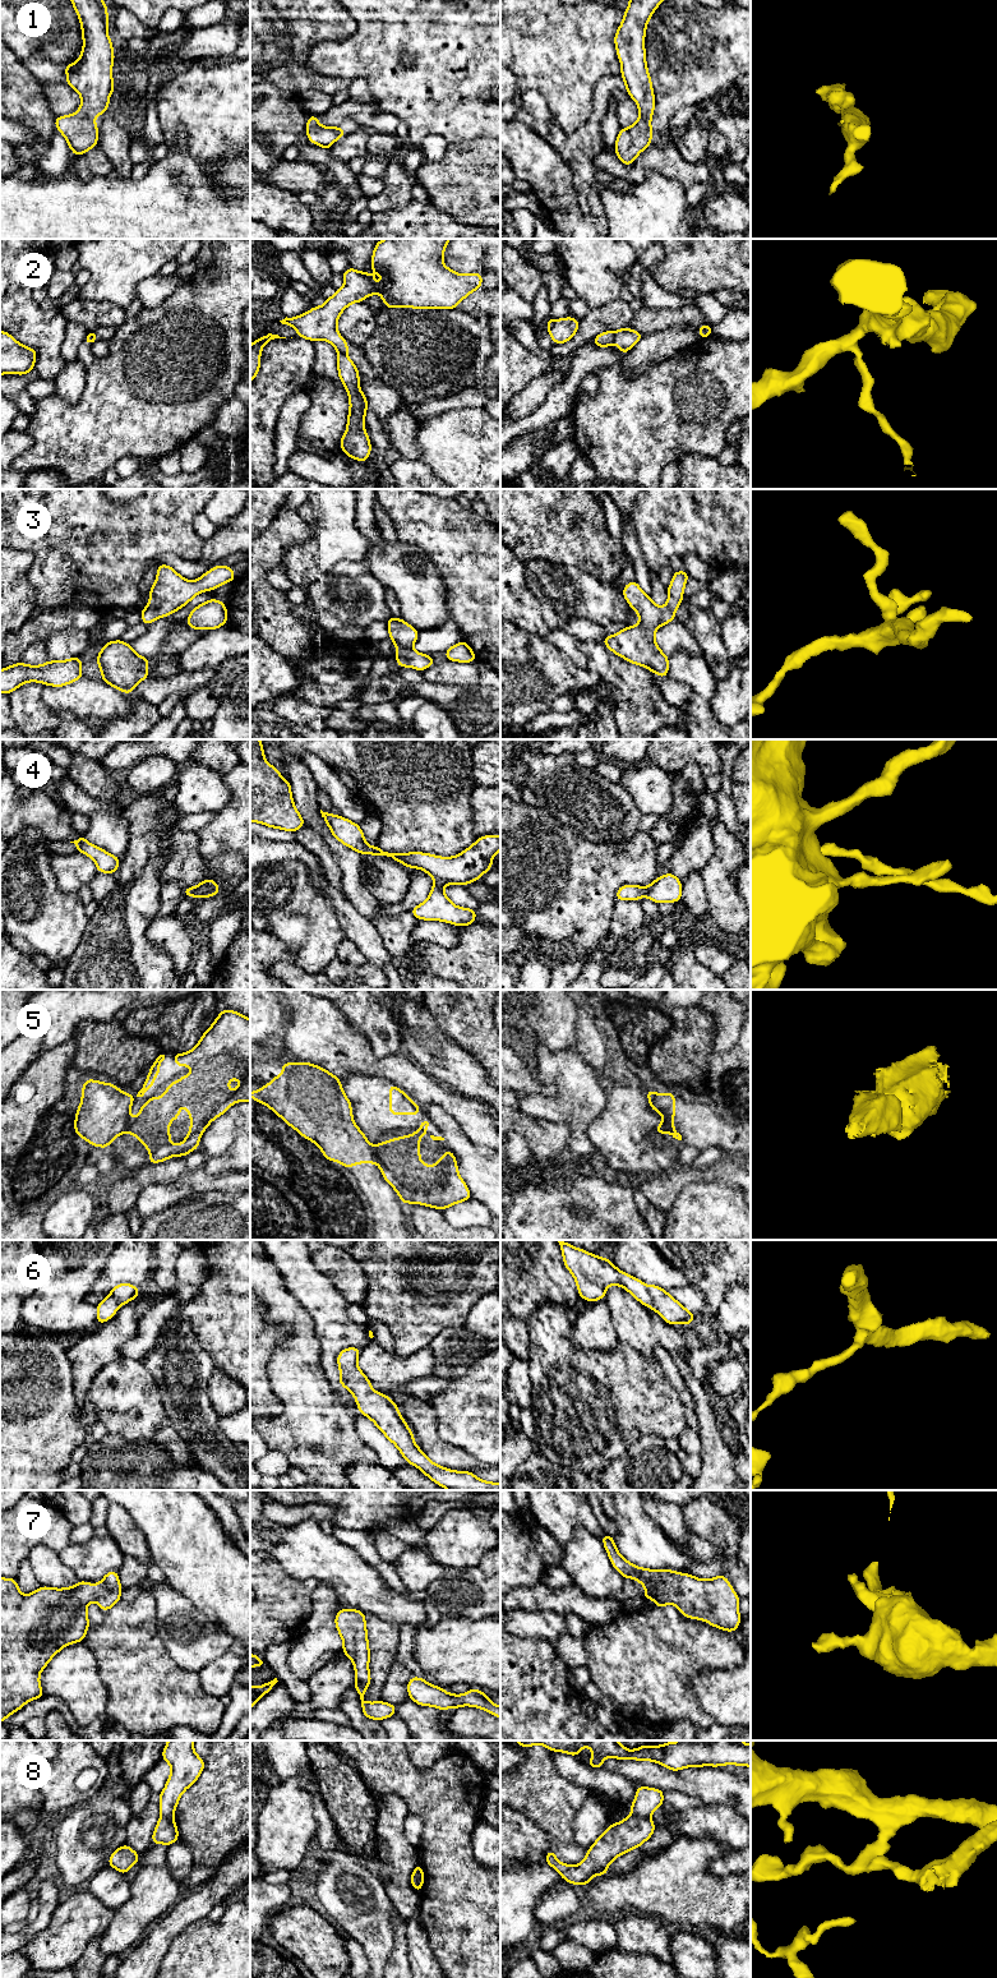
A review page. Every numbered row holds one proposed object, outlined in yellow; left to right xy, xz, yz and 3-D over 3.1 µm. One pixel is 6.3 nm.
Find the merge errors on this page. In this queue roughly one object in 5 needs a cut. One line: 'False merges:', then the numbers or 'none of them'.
False merges: 2, 4, 5, 8

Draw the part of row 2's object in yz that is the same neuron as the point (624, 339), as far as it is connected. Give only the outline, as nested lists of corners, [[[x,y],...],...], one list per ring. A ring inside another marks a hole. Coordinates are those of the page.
[[[620,328],[614,332],[614,341],[620,350],[622,355],[626,355],[631,347],[633,347],[643,335],[631,328]]]

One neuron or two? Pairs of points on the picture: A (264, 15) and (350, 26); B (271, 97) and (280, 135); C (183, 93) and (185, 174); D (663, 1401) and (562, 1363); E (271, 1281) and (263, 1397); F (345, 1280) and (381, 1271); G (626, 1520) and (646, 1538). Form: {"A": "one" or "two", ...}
{"A": "one", "B": "one", "C": "two", "D": "one", "E": "two", "F": "two", "G": "one"}

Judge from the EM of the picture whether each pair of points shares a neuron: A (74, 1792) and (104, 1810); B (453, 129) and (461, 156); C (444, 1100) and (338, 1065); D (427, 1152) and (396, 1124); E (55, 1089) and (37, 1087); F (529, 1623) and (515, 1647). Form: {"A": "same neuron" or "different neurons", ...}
{"A": "different neurons", "B": "different neurons", "C": "same neuron", "D": "same neuron", "E": "same neuron", "F": "different neurons"}

